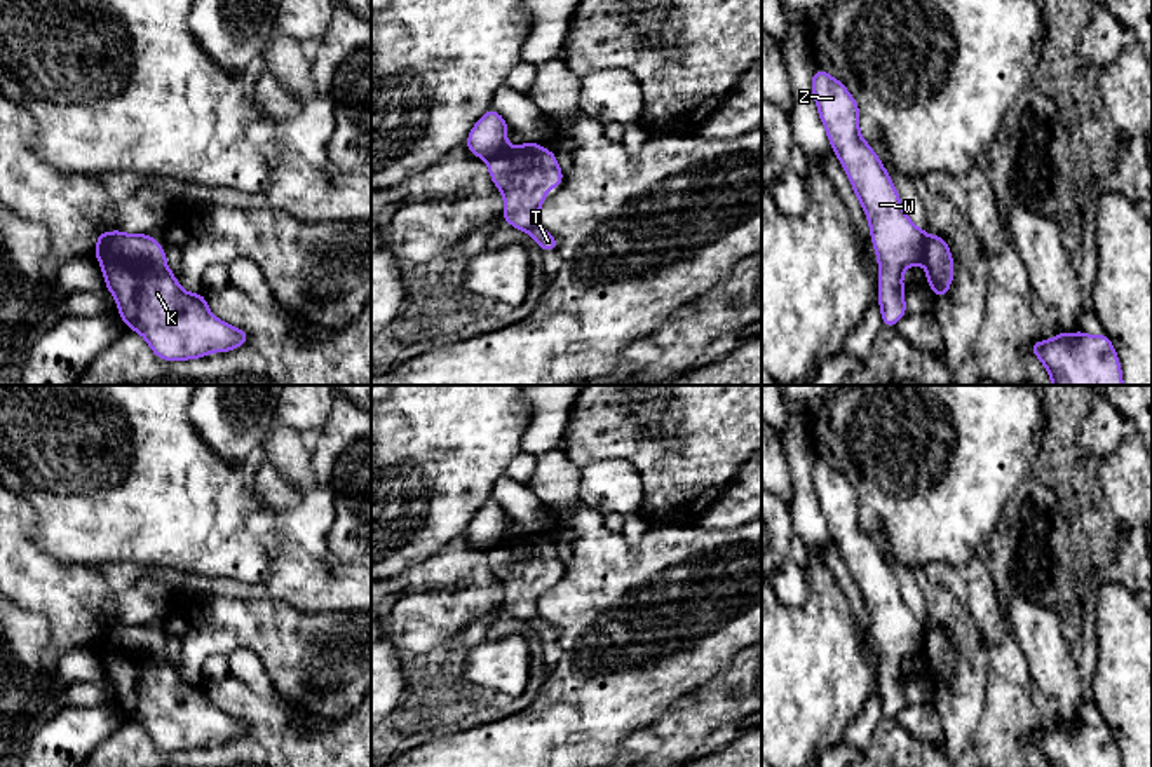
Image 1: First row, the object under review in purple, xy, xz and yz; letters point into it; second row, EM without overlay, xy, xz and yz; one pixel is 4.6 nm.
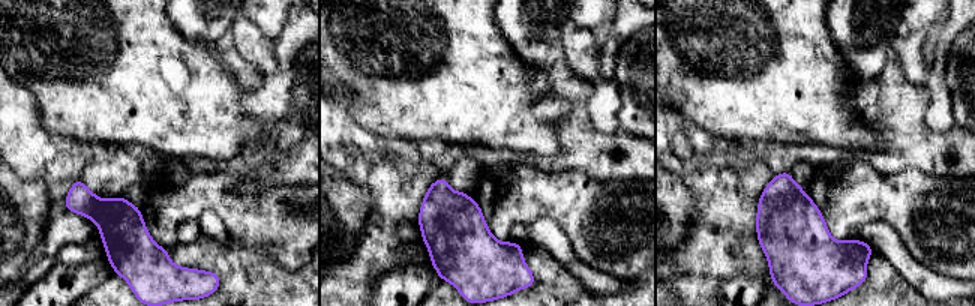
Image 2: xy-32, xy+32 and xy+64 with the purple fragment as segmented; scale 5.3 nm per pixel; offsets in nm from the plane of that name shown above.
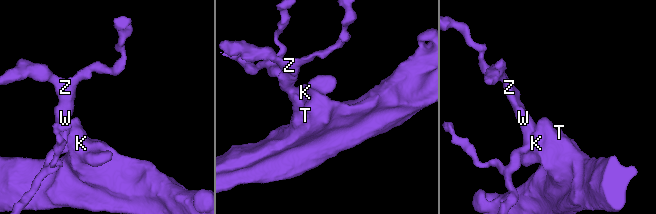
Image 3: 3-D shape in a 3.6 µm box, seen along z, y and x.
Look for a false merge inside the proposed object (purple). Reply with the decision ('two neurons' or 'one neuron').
two neurons

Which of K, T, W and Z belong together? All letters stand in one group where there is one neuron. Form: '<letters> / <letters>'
K T / W Z

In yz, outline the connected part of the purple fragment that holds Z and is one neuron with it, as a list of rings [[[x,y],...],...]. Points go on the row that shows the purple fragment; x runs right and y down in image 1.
[[[817,68],[810,80],[819,119],[856,199],[868,218],[878,260],[878,305],[882,326],[896,328],[908,314],[903,272],[924,261],[927,232],[901,206],[898,188],[870,143],[859,134],[859,106],[847,87]]]

